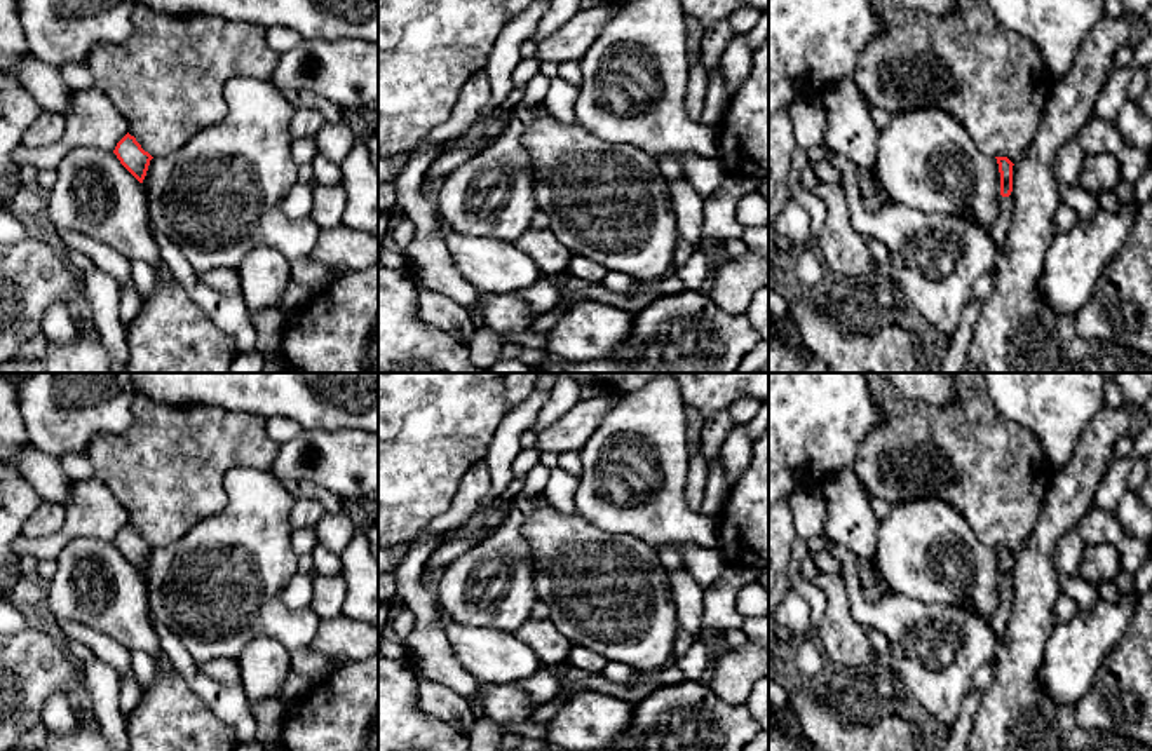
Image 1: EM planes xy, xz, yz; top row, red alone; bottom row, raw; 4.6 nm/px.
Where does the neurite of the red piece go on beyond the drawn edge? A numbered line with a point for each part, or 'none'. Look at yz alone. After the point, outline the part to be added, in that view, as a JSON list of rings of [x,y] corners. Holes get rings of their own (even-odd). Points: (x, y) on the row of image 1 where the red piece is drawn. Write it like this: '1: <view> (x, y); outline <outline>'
1: yz (999, 232); outline [[[1011,195],[1009,197],[1002,197],[1000,199],[999,218],[997,218],[993,228],[990,230],[992,240],[995,242],[995,246],[1000,251],[1004,249],[1013,214],[1014,214],[1014,200],[1013,200],[1013,197]]]

